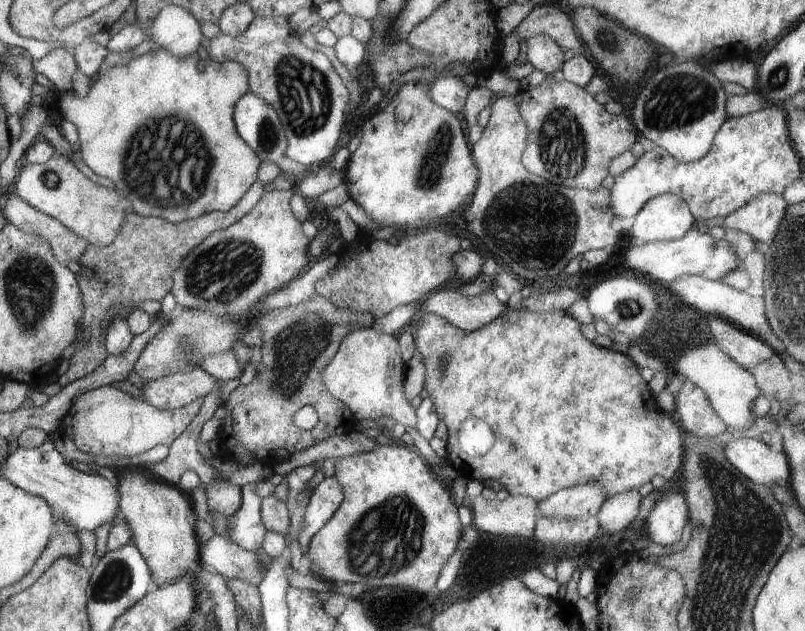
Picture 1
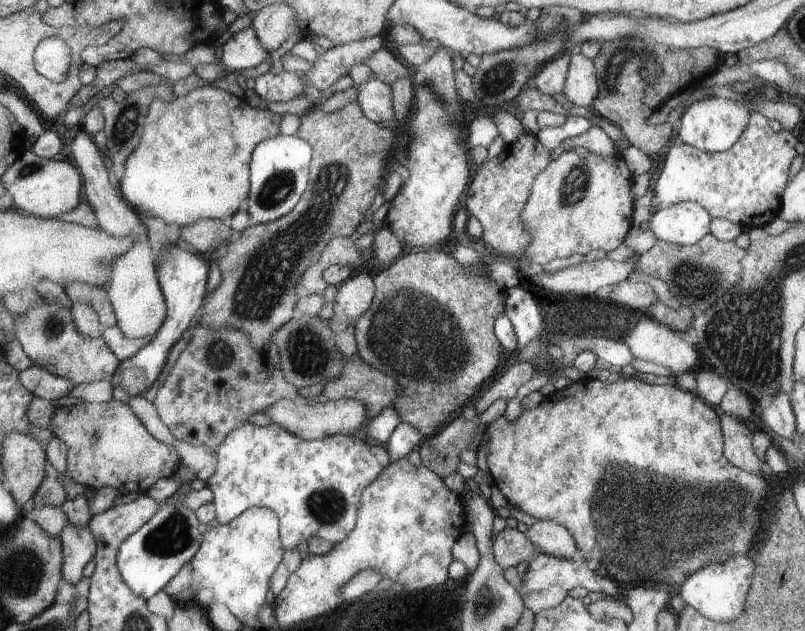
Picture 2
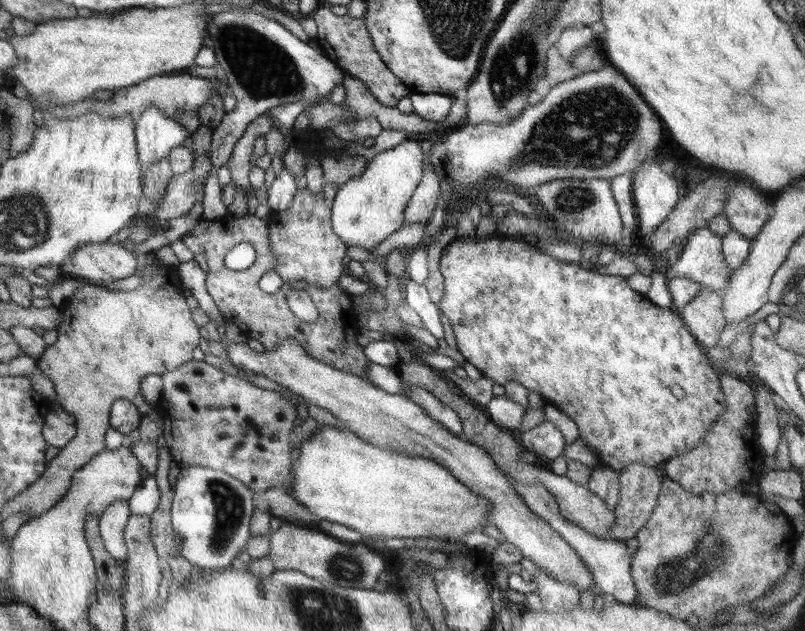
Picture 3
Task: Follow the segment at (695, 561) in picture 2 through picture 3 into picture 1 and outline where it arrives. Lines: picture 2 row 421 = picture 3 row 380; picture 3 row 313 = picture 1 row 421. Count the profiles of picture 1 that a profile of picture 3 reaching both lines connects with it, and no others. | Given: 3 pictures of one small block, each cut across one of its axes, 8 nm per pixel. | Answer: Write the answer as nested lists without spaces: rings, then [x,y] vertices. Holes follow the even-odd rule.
[[[505,308],[503,314],[499,314],[495,320],[485,324],[483,328],[475,332],[465,332],[455,328],[451,322],[447,322],[443,316],[437,314],[417,314],[411,324],[407,326],[413,332],[415,338],[415,352],[423,358],[425,366],[425,392],[433,402],[435,418],[437,422],[443,422],[447,426],[447,440],[445,440],[445,452],[447,452],[447,464],[455,468],[457,476],[463,476],[465,480],[479,480],[485,484],[485,480],[497,480],[509,496],[527,496],[539,502],[543,502],[547,496],[573,488],[579,484],[587,484],[589,480],[601,482],[607,490],[607,498],[639,490],[645,482],[651,482],[653,476],[661,476],[665,480],[673,478],[675,472],[683,466],[683,434],[681,426],[675,420],[675,414],[665,414],[657,404],[655,398],[649,392],[647,382],[639,376],[639,368],[627,354],[619,354],[607,348],[595,346],[591,340],[587,340],[581,332],[581,322],[577,322],[569,312],[565,310],[547,310],[547,312],[529,312],[529,310],[509,310]]]

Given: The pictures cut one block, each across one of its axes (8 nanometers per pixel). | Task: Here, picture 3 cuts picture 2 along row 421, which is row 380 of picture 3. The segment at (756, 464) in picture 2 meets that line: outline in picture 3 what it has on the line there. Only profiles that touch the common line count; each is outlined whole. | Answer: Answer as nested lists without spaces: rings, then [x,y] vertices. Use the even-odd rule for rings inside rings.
[[[723,372],[719,374],[719,382],[725,398],[725,410],[707,426],[707,432],[695,448],[661,464],[663,476],[675,480],[689,494],[723,494],[725,490],[733,490],[741,480],[755,480],[759,476],[757,472],[763,456],[755,442],[755,428],[747,420],[749,406],[755,404],[755,390],[751,390],[743,380]]]

